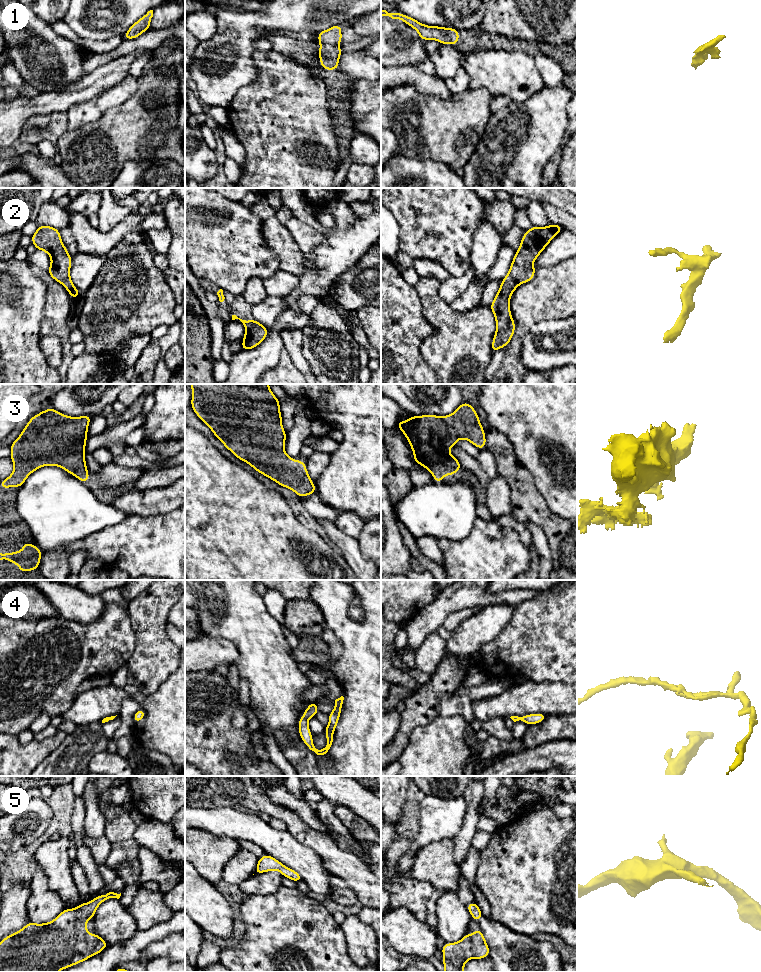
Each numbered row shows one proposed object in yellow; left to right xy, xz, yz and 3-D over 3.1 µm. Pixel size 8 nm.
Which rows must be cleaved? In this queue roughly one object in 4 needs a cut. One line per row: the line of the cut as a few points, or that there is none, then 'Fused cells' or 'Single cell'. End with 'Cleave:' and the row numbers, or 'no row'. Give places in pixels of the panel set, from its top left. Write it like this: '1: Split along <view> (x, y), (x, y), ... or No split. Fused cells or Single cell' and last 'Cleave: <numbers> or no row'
1: No split. Single cell
2: No split. Single cell
3: No split. Single cell
4: No split. Single cell
5: No split. Single cell
Cleave: no row

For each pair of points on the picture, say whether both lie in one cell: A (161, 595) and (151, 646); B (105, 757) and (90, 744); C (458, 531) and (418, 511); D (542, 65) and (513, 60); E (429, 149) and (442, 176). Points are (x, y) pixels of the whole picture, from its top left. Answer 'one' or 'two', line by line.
A: one
B: two
C: one
D: two
E: two

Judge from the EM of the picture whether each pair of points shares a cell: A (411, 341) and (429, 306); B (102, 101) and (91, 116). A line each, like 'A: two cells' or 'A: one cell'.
A: two cells
B: two cells

